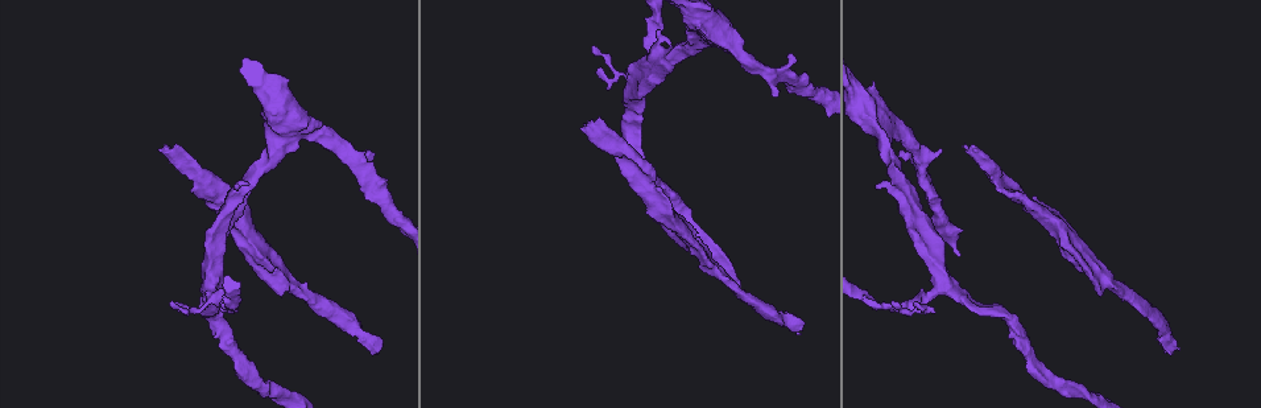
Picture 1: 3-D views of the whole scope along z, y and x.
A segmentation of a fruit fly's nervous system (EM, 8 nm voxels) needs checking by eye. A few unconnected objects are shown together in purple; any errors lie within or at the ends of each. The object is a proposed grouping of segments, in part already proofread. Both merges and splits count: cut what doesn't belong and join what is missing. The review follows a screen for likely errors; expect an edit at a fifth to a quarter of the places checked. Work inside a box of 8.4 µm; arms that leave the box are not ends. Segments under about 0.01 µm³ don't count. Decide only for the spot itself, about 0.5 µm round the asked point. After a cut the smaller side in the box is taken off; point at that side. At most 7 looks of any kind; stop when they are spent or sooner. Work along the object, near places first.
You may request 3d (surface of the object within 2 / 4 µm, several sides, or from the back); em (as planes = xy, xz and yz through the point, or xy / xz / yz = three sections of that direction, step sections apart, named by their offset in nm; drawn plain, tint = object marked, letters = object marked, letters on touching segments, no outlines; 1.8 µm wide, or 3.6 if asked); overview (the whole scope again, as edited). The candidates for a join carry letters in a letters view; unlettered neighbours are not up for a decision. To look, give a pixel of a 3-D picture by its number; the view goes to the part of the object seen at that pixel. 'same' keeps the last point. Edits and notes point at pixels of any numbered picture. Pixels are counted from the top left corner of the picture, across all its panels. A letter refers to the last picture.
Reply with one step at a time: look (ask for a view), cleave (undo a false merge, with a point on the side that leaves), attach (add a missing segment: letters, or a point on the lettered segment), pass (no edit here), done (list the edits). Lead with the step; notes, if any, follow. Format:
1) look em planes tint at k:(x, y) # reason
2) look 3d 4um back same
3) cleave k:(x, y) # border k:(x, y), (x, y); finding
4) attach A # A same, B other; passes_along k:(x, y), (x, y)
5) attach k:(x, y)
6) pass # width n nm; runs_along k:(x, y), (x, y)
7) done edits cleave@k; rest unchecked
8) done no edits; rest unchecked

look em xy step 4 letters at 1:(596, 119) # end of a long branch

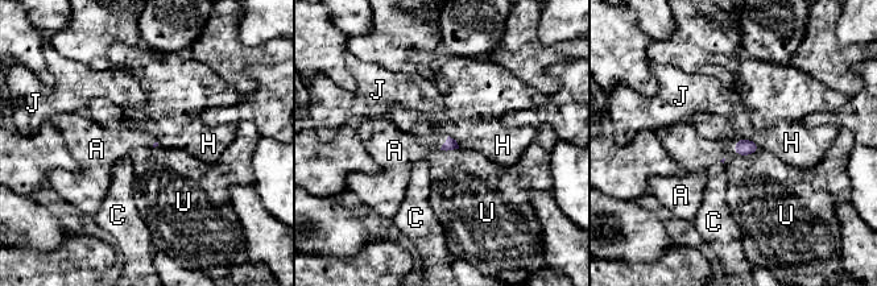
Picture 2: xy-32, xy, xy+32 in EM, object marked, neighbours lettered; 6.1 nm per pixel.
look em yz step 8 letters same # cut it another way

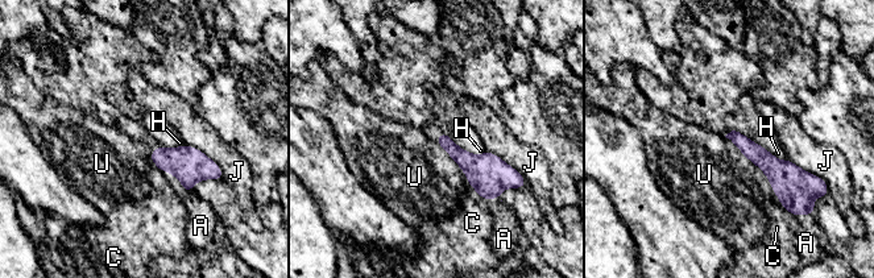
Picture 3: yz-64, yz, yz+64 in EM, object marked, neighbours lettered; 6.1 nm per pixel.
attach A # A same, C other, H other, J other, U other; it goes on there

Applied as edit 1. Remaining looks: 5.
look overview # redraw

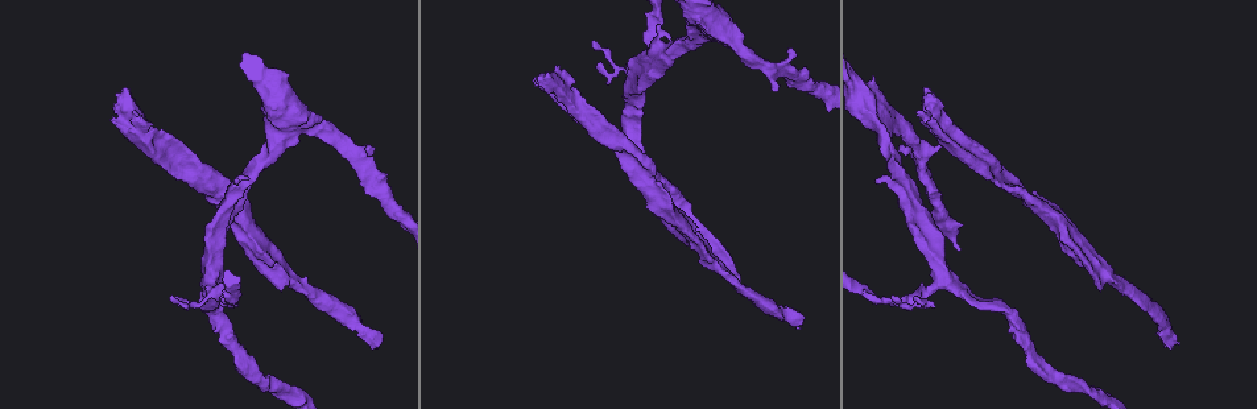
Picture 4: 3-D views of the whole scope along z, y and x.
look em xy step 8 tint at 4:(902, 147) # branch stops here

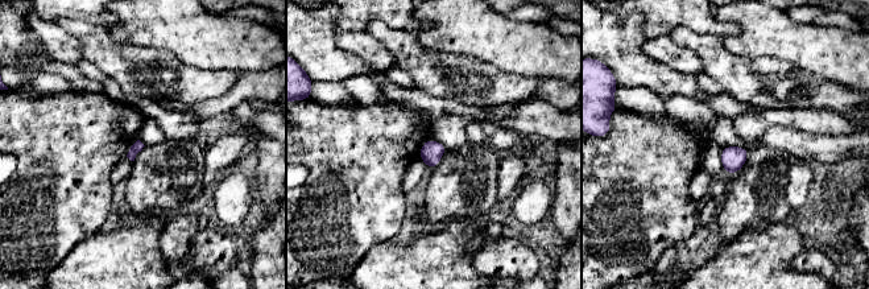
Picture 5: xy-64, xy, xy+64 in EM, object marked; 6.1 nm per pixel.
look em xy step 8 letters same # see the neighbours

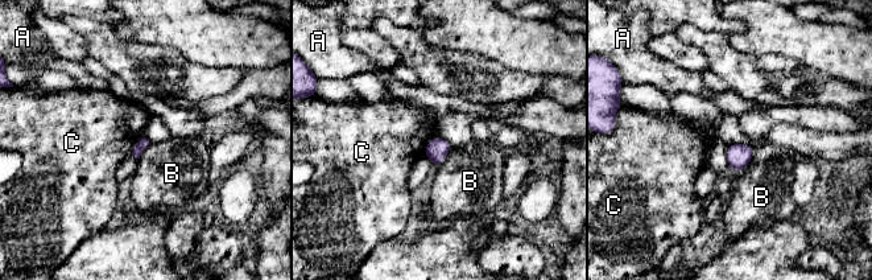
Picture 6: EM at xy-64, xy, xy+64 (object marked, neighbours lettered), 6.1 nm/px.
pass # A other, B other, C other; border 6:(438, 136), (453, 145); none of them fits

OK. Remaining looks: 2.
look 3d 2um at 4:(378, 345) # an open end

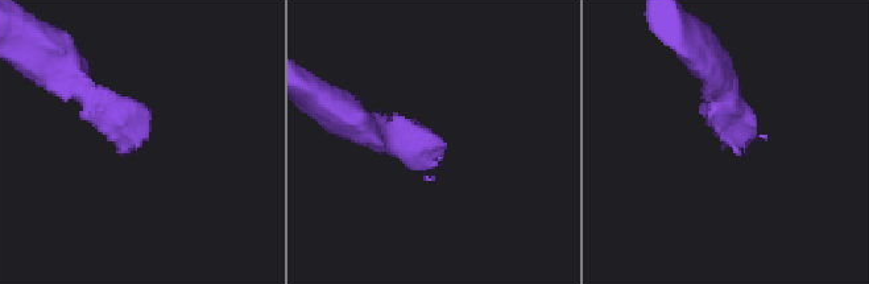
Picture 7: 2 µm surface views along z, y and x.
look em planes letters at 7:(136, 140) # now the EM

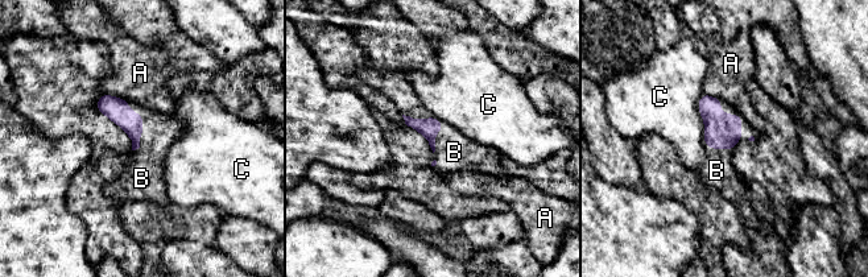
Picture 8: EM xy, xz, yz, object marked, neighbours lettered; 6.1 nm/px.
attach B # A other, B same, C other; passes_along 8:(116, 110), (143, 125), (144, 166); it goes on there

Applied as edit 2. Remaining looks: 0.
done edits attach@3, attach@8; rest unchecked

